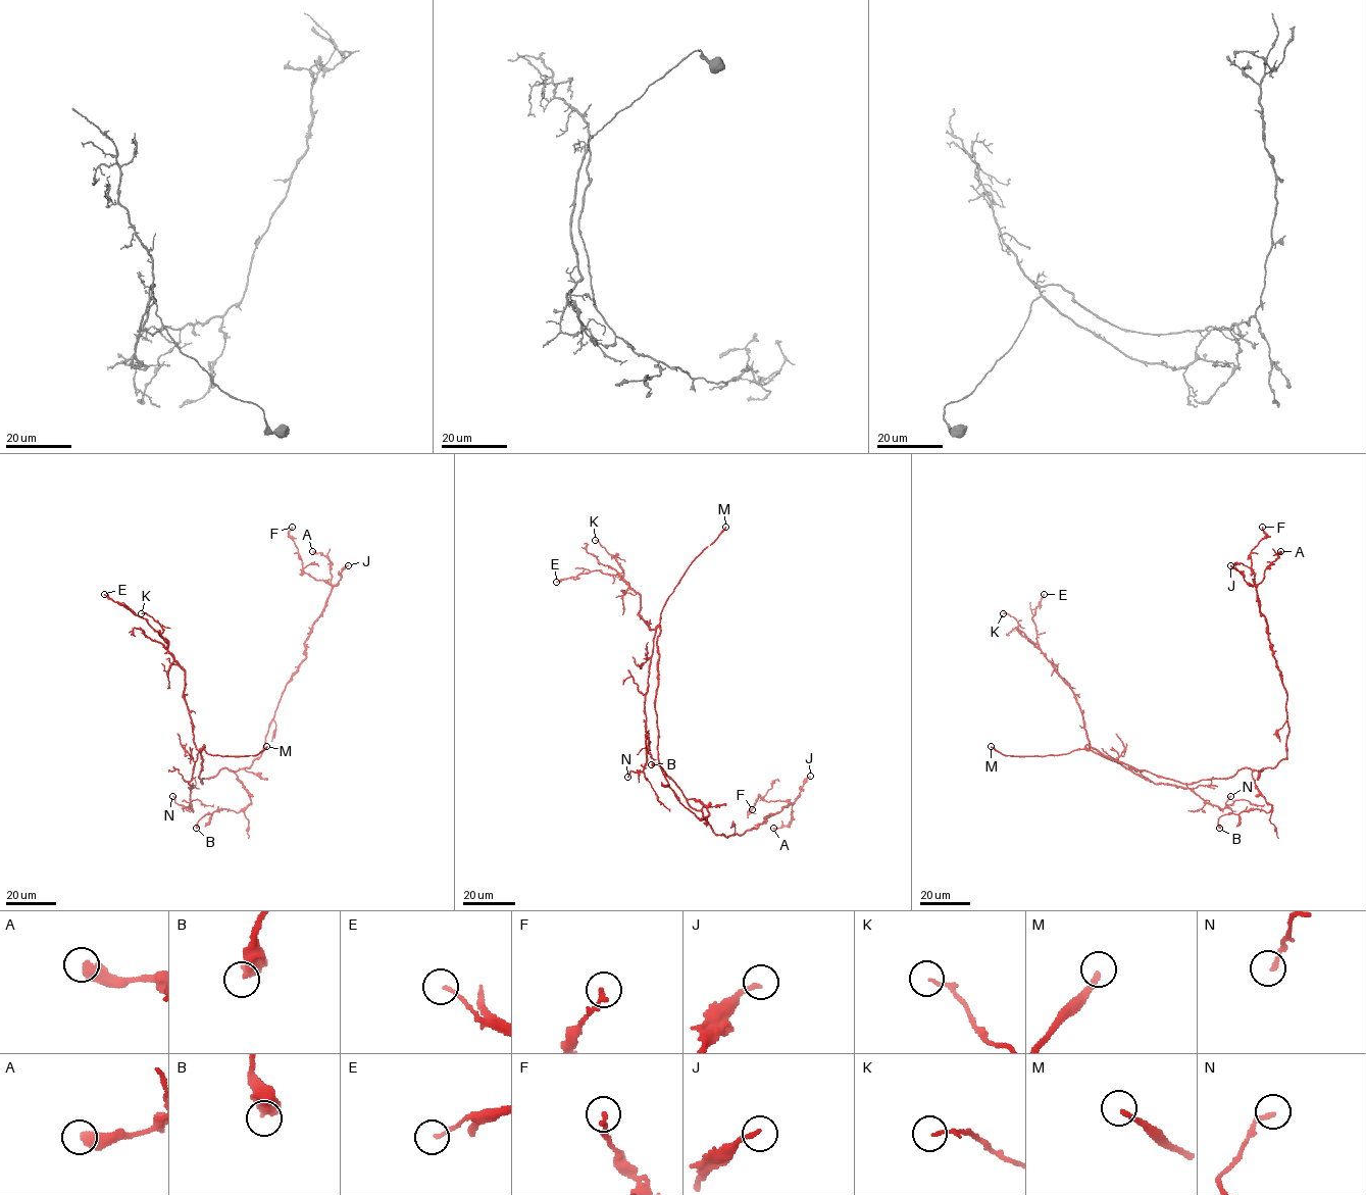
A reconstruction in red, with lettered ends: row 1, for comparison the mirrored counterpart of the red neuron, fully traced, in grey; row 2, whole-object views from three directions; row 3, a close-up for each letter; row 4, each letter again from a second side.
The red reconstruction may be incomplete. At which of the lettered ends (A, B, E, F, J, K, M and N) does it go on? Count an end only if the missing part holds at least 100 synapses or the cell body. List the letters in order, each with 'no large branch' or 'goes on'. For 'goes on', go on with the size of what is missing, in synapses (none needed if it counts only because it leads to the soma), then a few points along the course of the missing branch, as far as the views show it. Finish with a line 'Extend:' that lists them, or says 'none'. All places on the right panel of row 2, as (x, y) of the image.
A: no large branch
B: no large branch
E: no large branch
F: no large branch
J: no large branch
K: no large branch
M: goes on
N: no large branch
Extend: M

